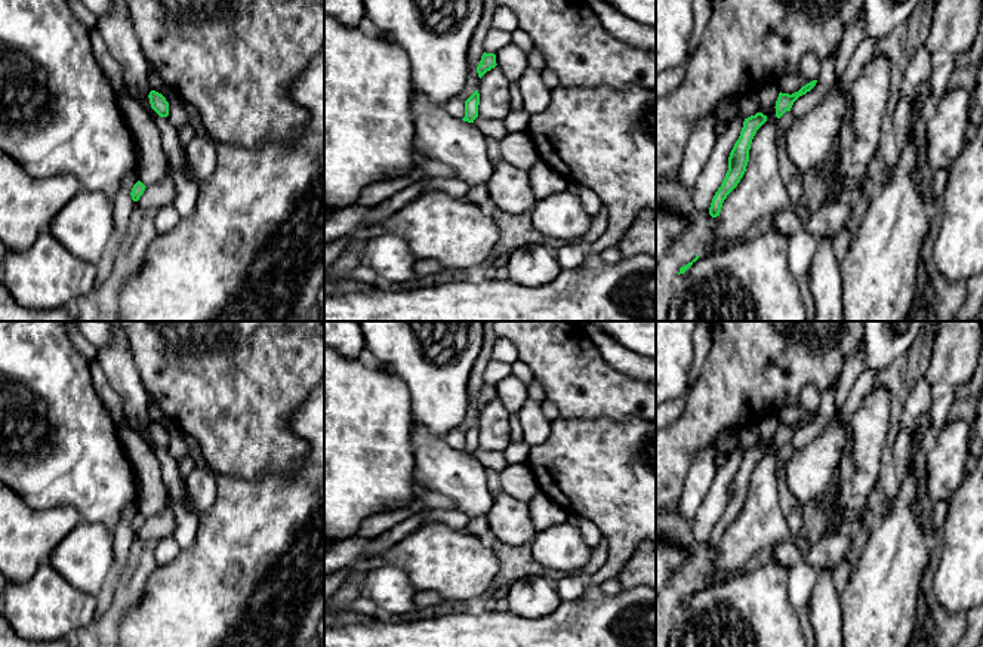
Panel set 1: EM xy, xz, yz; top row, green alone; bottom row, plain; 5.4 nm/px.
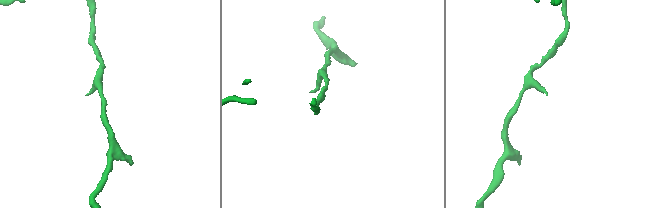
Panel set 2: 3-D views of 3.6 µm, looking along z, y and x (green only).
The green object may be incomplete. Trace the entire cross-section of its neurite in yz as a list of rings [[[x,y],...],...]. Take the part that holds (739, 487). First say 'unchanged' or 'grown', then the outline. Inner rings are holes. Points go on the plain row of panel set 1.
unchanged; [[[756,444],[755,447],[745,450],[740,468],[736,472],[728,489],[728,502],[725,505],[725,509],[721,518],[718,520],[718,523],[715,524],[709,539],[709,546],[712,549],[719,548],[724,532],[743,509],[749,493],[749,481],[751,481],[752,471],[756,462],[765,453],[767,453],[767,447],[764,447],[762,444]]]

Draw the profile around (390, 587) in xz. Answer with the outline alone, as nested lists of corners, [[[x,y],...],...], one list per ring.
[[[388,564],[366,571],[357,585],[357,595],[372,600],[383,616],[406,614],[416,610],[416,592],[407,573]]]

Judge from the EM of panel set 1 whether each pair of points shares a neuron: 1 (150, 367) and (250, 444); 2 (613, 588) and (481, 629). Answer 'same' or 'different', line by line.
1: same
2: different

